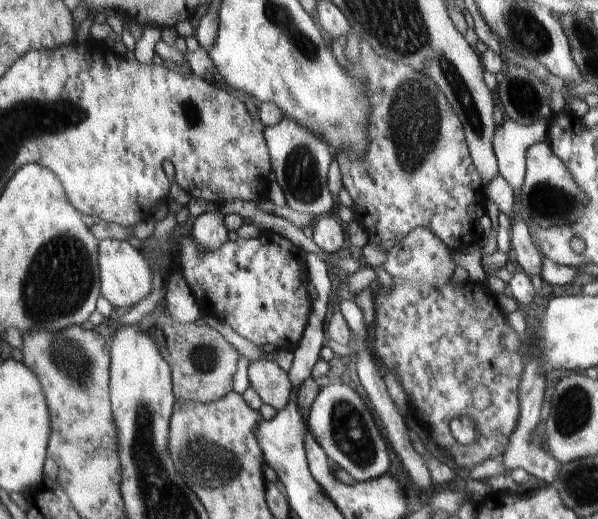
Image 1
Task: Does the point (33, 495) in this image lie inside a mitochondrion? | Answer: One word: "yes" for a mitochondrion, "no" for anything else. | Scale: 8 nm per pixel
no

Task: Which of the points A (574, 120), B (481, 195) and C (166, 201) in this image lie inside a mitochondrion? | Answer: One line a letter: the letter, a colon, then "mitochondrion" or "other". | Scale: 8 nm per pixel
A: other
B: other
C: other

